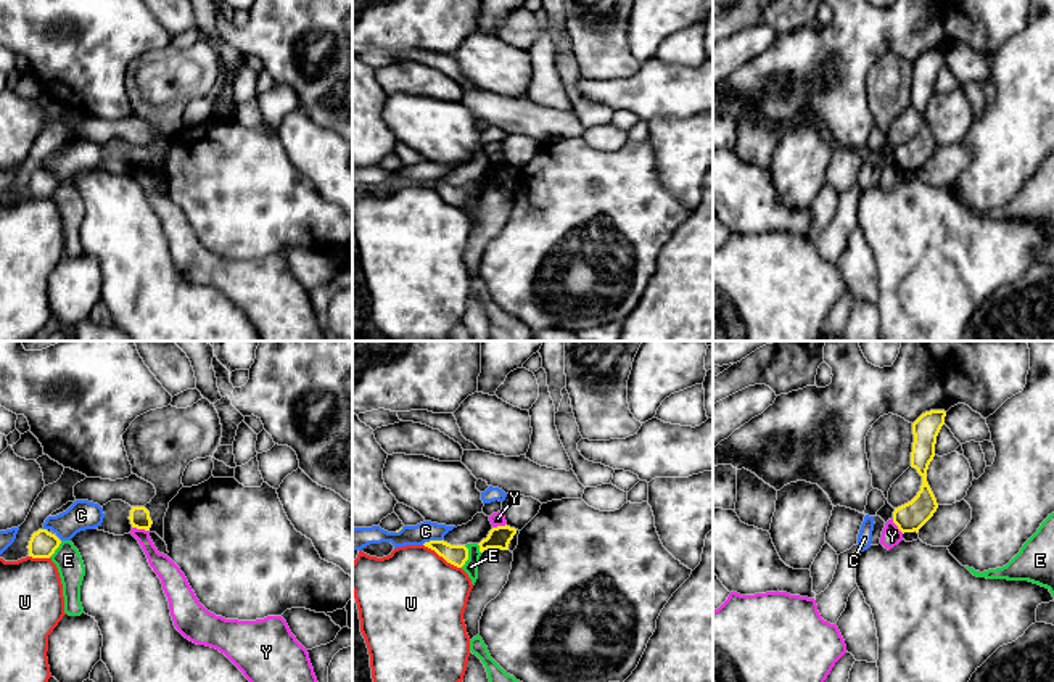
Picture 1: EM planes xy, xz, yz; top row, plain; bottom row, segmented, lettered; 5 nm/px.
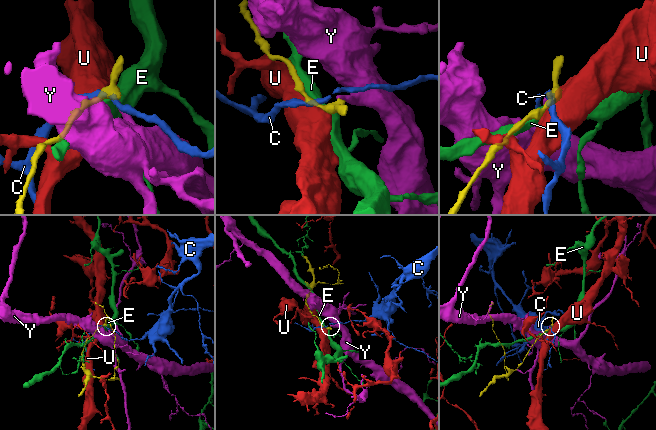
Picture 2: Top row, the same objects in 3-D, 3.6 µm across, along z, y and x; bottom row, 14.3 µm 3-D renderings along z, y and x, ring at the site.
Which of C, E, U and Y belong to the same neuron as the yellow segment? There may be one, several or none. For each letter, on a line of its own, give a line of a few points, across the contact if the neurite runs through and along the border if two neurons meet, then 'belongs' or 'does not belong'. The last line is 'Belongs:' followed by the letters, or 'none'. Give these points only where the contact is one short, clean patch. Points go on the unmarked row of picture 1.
C: line xz (441, 179), (422, 184); does not belong
E: does not belong
U: does not belong
Y: line xy (132, 166), (148, 171); does not belong
Belongs: none

